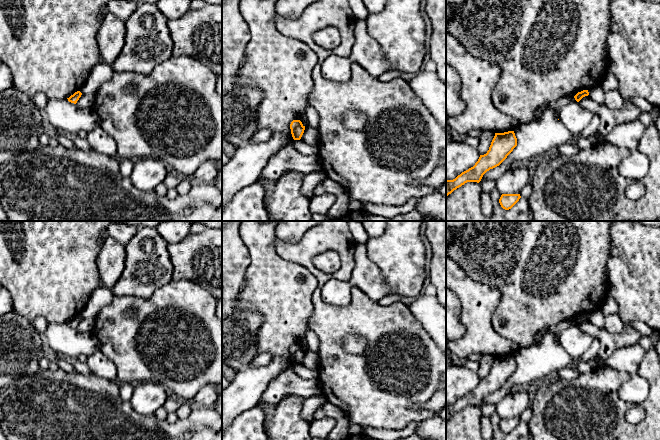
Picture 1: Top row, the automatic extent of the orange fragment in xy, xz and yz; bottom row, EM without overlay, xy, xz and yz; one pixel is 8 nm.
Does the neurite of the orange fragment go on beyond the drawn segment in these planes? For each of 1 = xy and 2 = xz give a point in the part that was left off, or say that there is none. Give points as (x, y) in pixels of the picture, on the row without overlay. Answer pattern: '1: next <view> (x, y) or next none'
1: next none
2: next none

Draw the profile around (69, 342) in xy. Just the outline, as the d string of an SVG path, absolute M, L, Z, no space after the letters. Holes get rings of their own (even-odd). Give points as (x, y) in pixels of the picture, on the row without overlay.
M48 323L41 336L59 357L68 360L76 360L81 354L90 356L101 351L101 343L92 331L81 332L68 323Z

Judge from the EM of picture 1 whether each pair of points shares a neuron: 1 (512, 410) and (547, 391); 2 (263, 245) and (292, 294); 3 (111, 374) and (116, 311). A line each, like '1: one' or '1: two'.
1: two
2: one
3: two

